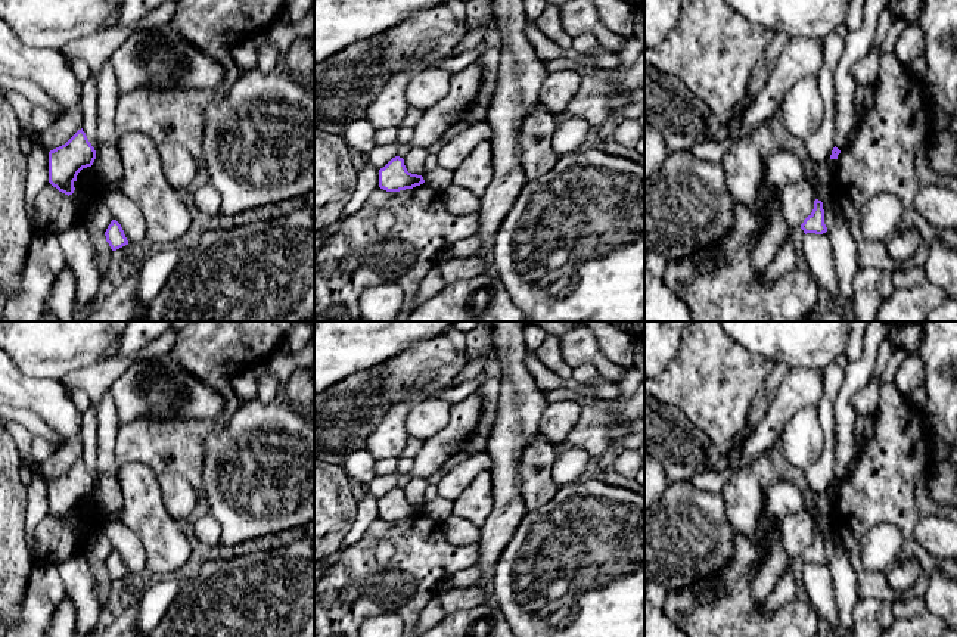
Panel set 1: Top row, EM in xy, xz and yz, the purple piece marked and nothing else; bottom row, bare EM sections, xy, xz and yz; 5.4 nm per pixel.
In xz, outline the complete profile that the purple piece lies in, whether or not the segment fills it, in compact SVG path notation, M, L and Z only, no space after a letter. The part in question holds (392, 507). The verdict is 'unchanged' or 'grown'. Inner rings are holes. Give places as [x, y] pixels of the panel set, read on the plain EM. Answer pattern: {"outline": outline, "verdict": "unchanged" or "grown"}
{"outline": "M400 487L392 488L383 498L379 500L379 518L386 522L400 522L423 515L422 506L411 504Z", "verdict": "unchanged"}

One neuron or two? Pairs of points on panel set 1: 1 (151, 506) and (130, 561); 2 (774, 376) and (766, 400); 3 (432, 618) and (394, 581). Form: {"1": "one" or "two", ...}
{"1": "two", "2": "one", "3": "two"}

